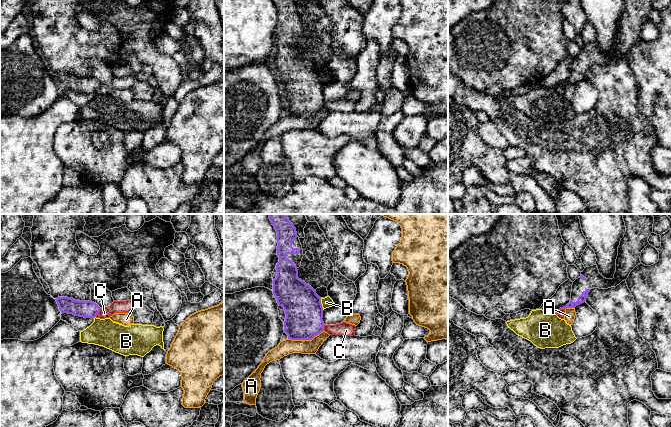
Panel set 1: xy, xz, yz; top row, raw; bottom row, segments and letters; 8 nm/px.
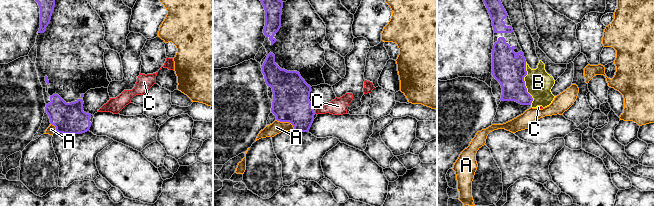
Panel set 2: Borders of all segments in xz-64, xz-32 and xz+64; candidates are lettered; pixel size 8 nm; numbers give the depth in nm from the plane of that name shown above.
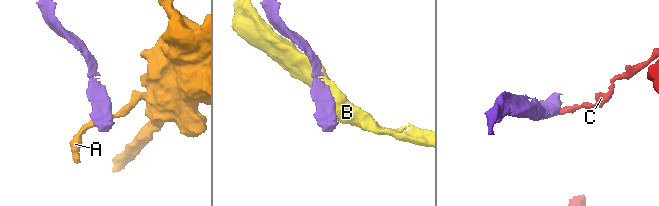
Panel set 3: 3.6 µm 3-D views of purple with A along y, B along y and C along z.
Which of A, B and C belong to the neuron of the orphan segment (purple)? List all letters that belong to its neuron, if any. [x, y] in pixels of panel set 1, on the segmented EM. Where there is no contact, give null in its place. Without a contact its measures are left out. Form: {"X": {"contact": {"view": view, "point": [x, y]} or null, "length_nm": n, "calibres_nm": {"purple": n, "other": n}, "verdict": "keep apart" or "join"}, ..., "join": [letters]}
{"A": {"contact": {"view": "xz", "point": [305, 339]}, "length_nm": 300, "calibres_nm": {"purple": 300, "other": 120}, "verdict": "keep apart"}, "B": {"contact": {"view": "xz", "point": [321, 304]}, "length_nm": 100, "calibres_nm": {"purple": 300, "other": 90}, "verdict": "keep apart"}, "C": {"contact": {"view": "xy", "point": [98, 312]}, "length_nm": 90, "calibres_nm": {"purple": 140, "other": 100}, "verdict": "keep apart"}, "join": []}

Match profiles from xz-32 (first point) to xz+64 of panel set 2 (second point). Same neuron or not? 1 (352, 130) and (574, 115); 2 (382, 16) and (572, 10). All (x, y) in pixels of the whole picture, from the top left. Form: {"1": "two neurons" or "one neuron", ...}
{"1": "two neurons", "2": "two neurons"}

